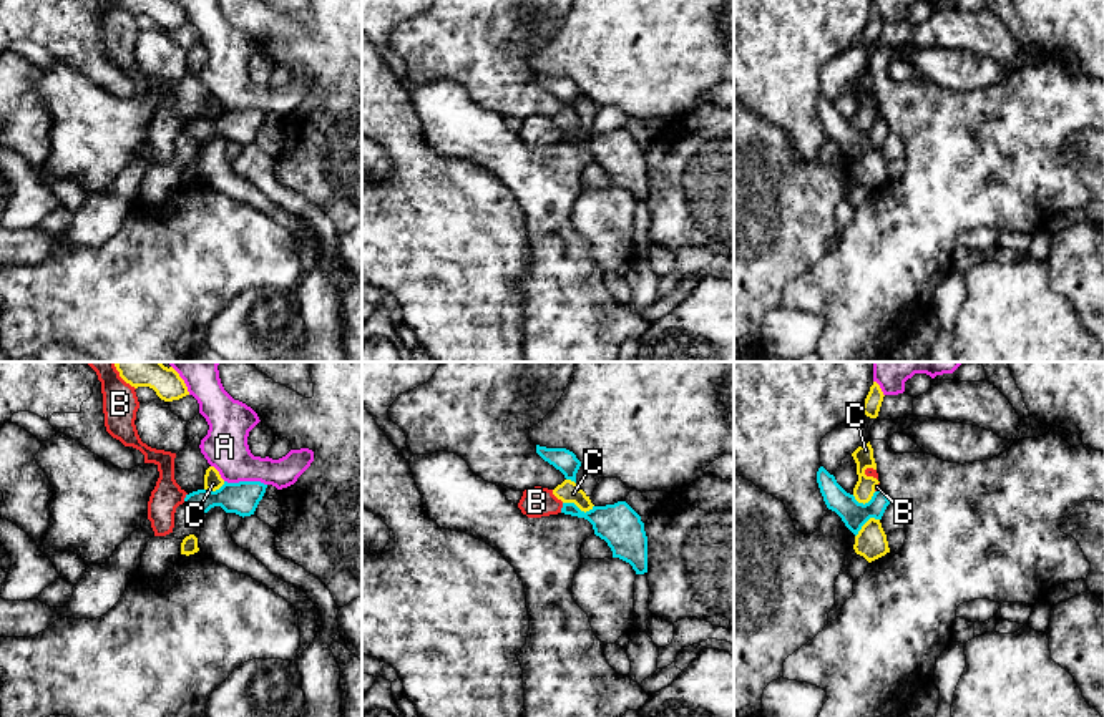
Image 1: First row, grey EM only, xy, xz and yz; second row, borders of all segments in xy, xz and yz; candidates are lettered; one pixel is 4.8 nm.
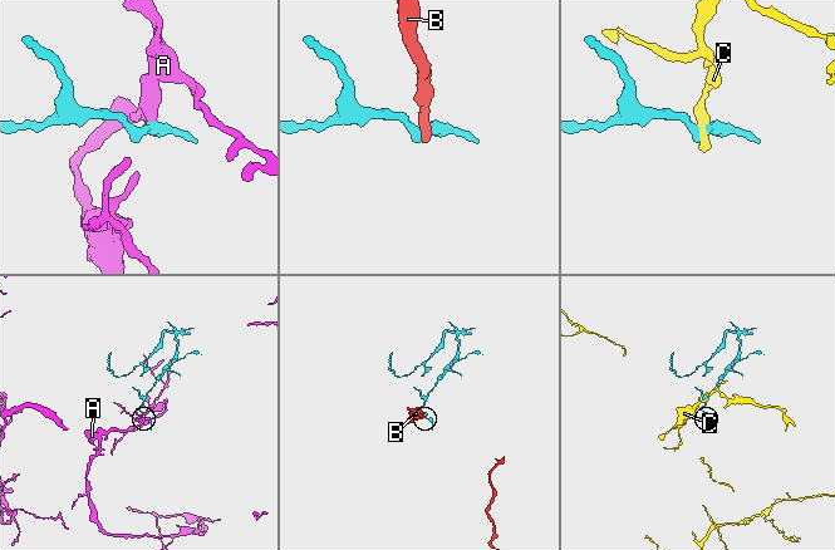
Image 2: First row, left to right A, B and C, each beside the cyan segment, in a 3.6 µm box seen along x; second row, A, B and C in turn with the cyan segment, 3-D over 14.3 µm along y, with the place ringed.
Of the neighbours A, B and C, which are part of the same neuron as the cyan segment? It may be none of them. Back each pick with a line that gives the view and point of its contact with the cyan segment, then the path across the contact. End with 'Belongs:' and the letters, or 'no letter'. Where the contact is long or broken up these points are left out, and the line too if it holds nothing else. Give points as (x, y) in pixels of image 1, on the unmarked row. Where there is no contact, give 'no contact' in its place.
Belongs: no letter

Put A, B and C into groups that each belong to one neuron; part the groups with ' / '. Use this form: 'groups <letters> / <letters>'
groups A / B / C

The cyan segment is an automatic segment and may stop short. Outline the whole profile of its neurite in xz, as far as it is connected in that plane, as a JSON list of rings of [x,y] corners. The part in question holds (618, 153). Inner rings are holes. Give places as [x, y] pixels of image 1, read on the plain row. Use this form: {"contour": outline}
{"contour": [[[626,129],[593,134],[586,141],[574,131],[563,131],[561,141],[588,148],[593,153],[594,163],[611,176],[613,186],[629,191],[636,202],[647,201],[647,164],[644,151]]]}

